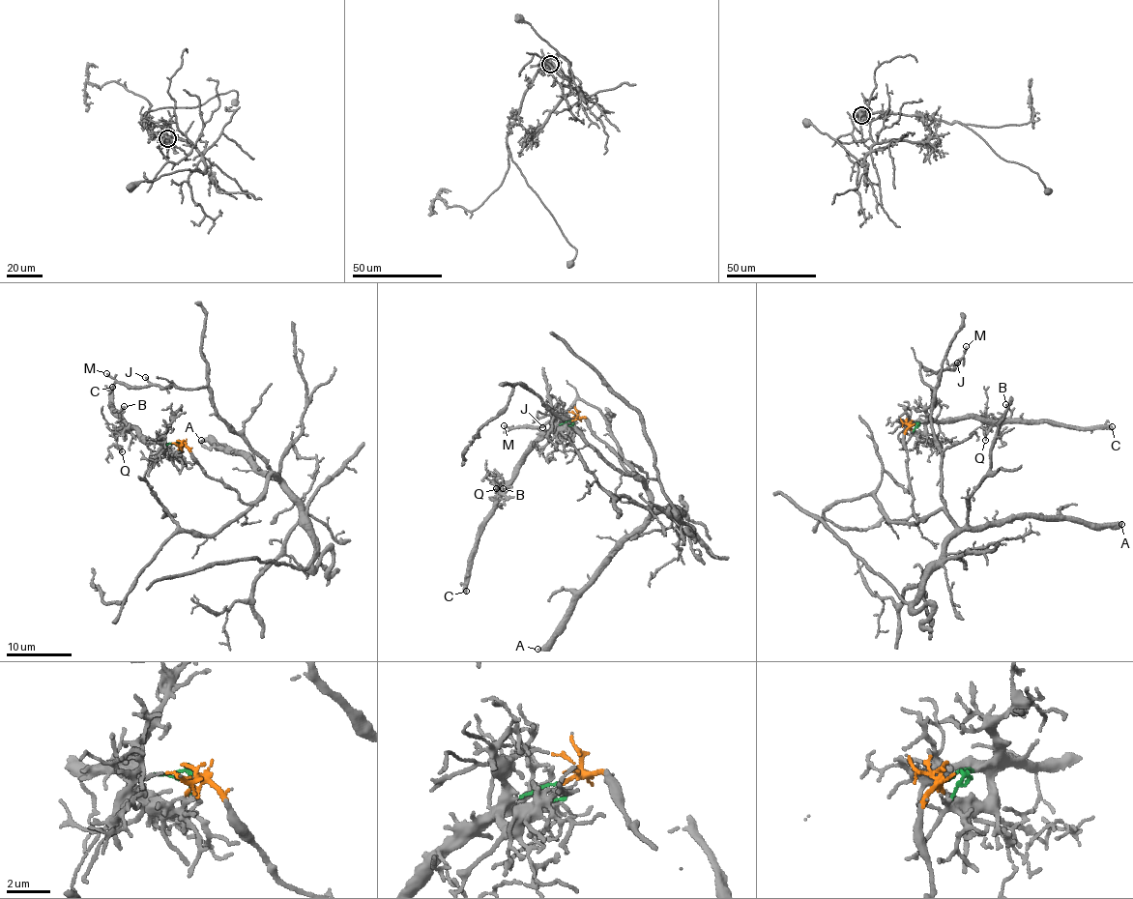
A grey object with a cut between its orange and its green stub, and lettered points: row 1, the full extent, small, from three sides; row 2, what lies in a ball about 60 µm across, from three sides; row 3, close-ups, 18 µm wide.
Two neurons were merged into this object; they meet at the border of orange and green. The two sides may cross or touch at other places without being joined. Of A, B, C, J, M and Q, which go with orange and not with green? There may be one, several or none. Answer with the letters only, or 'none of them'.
A, J, M

